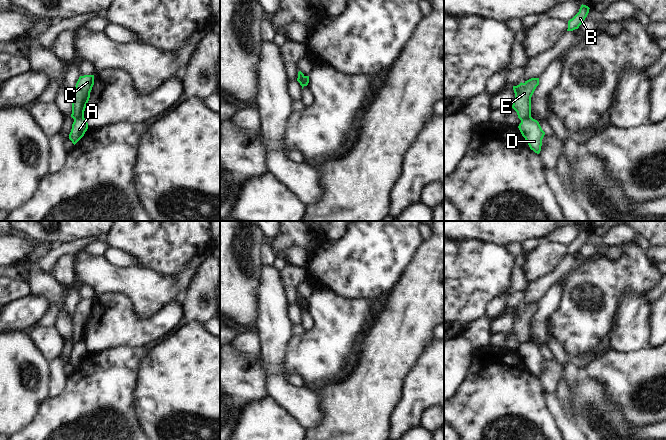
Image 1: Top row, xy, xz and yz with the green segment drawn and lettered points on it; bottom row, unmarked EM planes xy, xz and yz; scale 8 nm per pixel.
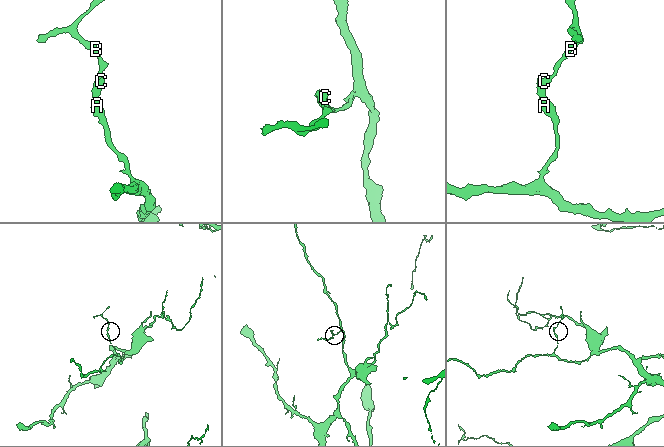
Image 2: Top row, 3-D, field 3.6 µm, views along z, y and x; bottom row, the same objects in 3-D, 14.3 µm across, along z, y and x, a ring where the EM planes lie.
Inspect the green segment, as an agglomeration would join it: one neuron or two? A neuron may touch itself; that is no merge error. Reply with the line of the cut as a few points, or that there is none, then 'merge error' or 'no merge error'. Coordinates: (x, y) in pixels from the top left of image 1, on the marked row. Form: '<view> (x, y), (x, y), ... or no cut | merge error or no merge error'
xy (83, 115), (74, 120) | merge error

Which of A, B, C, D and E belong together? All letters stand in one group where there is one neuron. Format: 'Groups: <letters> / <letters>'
Groups: A D / B C E.

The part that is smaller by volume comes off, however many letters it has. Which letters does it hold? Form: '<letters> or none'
B, C, E

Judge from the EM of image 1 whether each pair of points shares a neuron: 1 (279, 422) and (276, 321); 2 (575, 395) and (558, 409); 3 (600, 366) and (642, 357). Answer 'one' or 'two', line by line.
1: two
2: two
3: one

